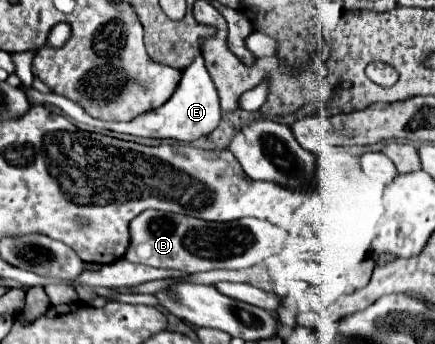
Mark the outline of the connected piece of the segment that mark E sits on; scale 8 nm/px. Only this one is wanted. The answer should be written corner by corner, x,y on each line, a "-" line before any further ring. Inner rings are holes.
197,57
185,71
183,71
183,77
175,89
175,93
171,95
171,99
157,107
157,109
151,109
149,113
145,115
139,115
135,117
133,121
99,121
99,119
93,119
91,115
85,113
83,107
79,107
77,103
61,97
61,95
55,95
55,93
39,93
35,89
29,91
29,101
33,103
51,103
51,105
57,105
59,109
63,109
65,115
73,117
75,121
81,121
81,123
87,123
87,125
93,125
93,127
101,127
101,129
109,129
109,131
117,131
117,133
129,133
129,135
139,135
139,137
155,137
155,139
179,139
179,141
195,141
197,137
201,135
209,135
217,125
219,125
219,119
221,119
221,113
219,113
219,97
217,97
217,89
203,65
203,57

